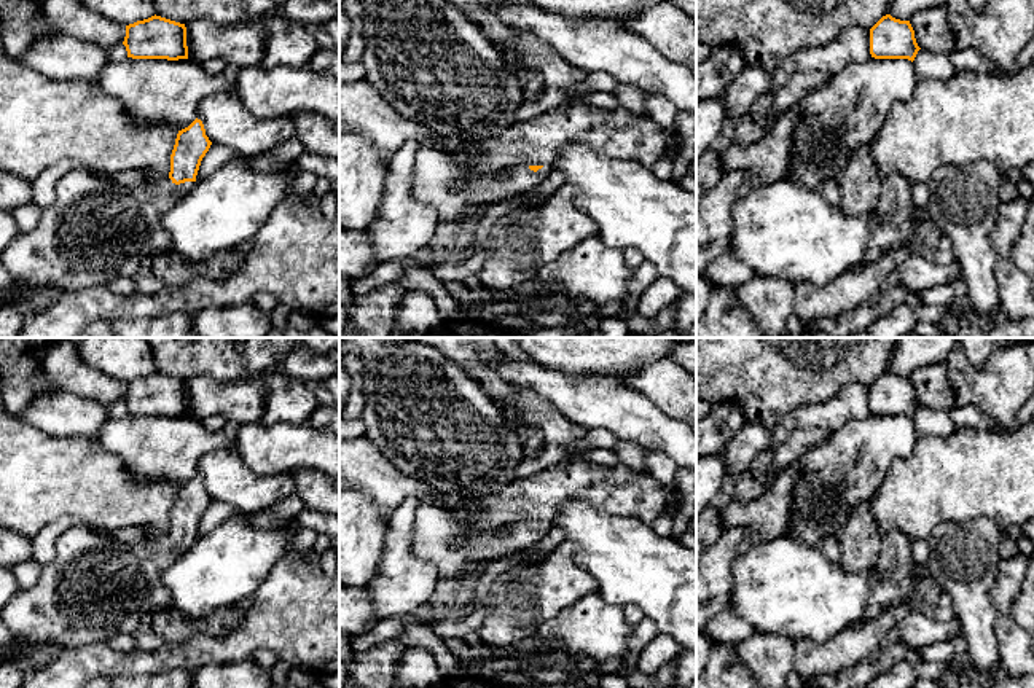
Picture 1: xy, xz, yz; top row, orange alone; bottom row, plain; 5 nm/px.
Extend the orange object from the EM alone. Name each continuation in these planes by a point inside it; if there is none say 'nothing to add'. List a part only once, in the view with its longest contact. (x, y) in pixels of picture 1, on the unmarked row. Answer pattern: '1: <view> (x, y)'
1: xy (97, 586)

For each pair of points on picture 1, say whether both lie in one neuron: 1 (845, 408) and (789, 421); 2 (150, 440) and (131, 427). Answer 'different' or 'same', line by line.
1: same
2: same

